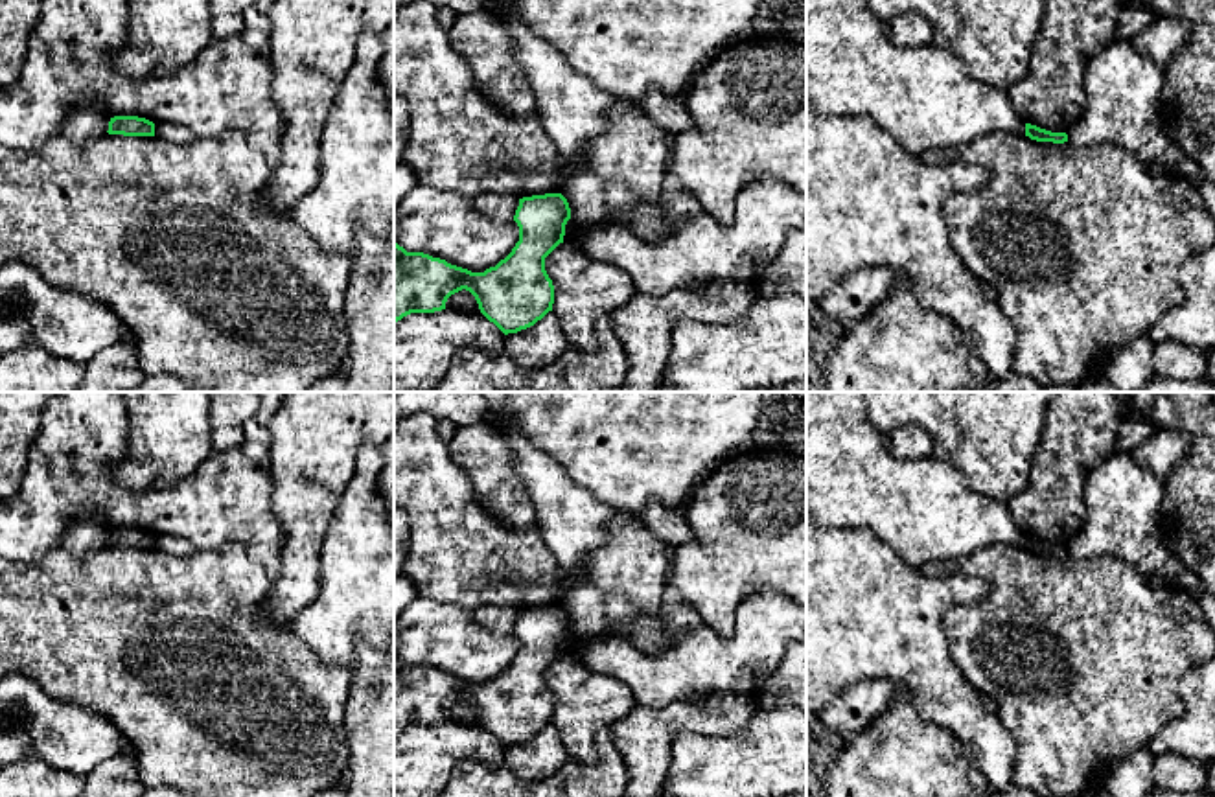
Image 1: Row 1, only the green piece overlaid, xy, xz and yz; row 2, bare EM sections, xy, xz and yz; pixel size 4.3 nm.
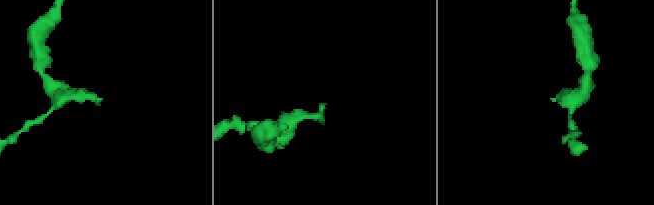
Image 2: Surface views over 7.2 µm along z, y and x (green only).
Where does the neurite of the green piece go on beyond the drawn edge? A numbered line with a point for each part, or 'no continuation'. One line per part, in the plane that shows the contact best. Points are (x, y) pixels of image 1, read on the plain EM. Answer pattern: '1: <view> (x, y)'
no continuation

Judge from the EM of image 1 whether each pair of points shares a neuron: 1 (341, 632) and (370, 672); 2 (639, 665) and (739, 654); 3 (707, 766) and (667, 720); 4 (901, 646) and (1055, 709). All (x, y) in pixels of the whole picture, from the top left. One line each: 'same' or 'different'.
1: different
2: same
3: different
4: different

